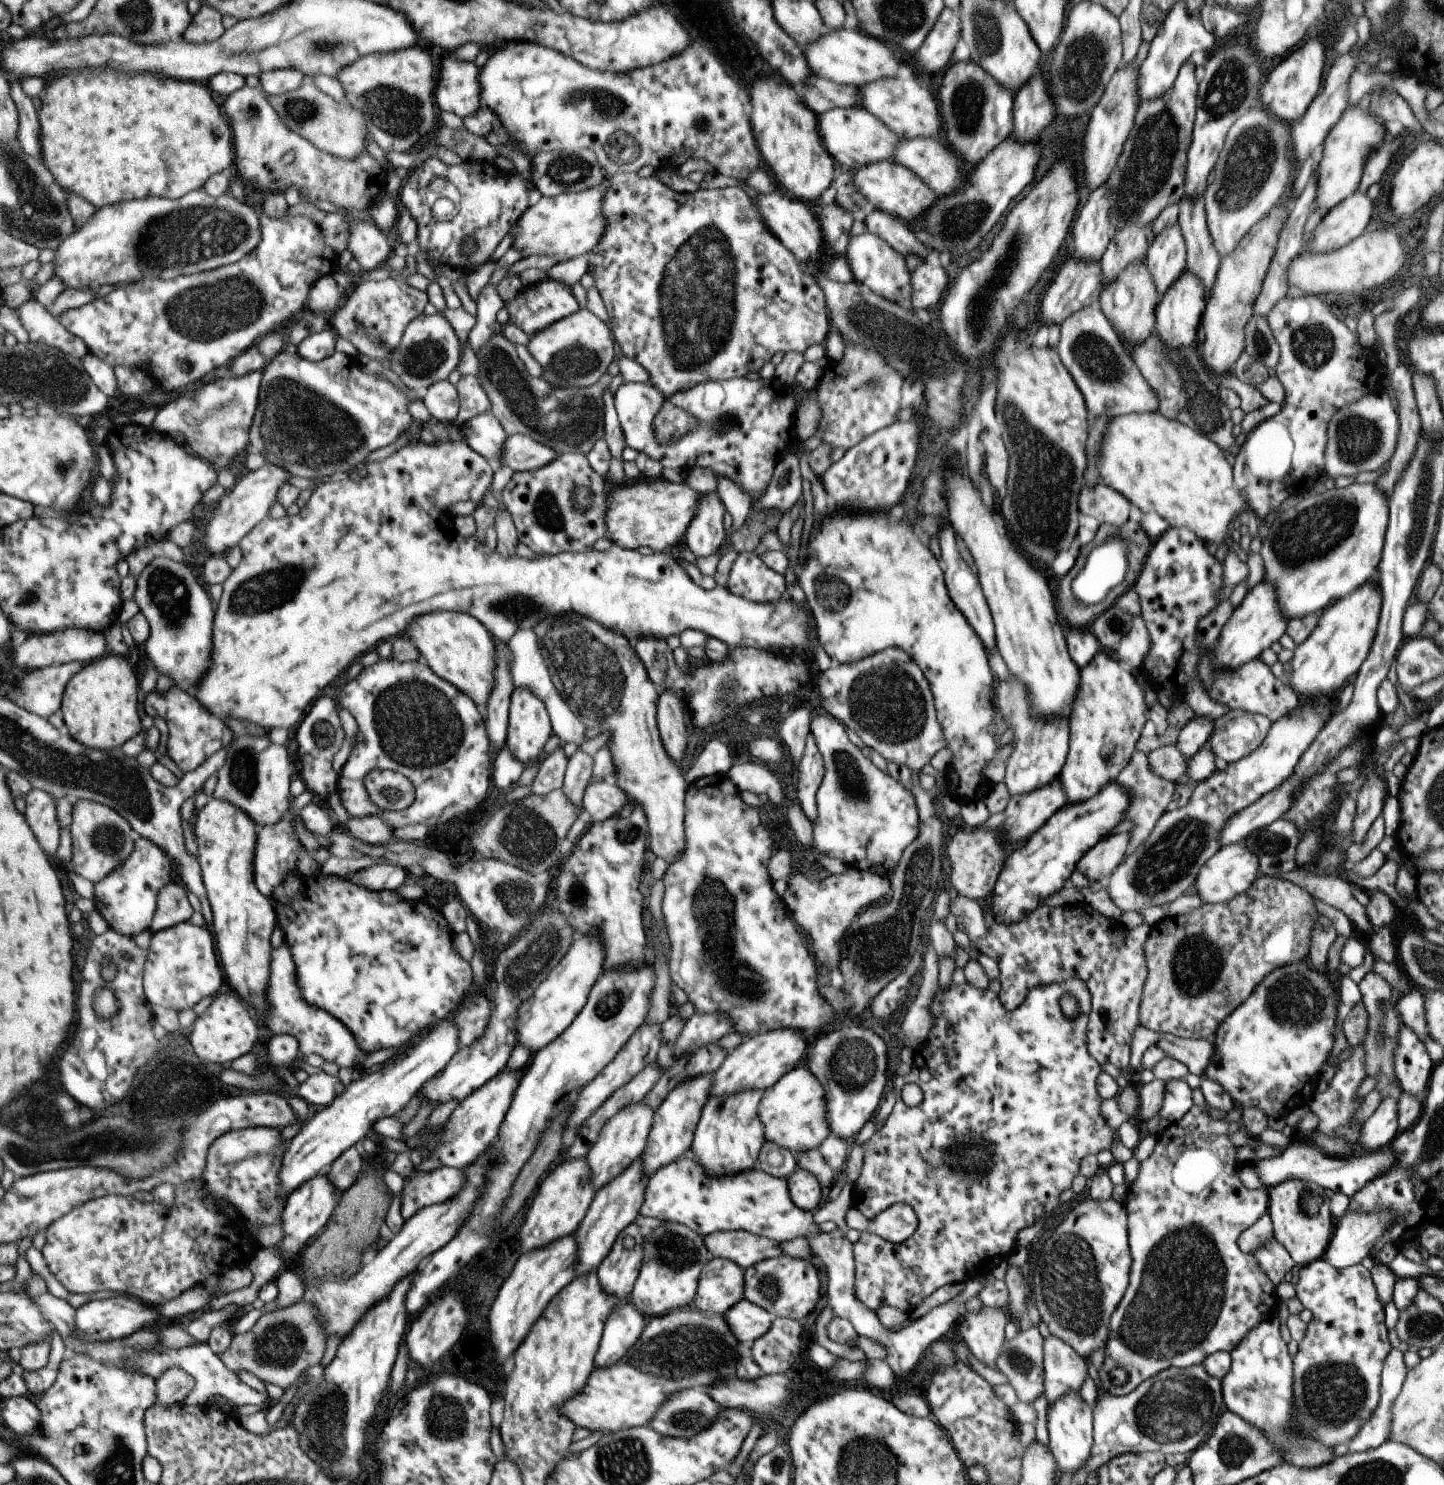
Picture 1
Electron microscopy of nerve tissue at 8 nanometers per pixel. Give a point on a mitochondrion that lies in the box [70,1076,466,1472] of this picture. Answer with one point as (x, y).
(321, 1413)

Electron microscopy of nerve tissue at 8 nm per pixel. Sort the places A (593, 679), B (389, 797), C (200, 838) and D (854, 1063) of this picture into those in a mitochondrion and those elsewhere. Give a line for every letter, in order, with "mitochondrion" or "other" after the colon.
A: mitochondrion
B: mitochondrion
C: other
D: mitochondrion

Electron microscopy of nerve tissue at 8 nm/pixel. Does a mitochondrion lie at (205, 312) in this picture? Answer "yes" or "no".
yes

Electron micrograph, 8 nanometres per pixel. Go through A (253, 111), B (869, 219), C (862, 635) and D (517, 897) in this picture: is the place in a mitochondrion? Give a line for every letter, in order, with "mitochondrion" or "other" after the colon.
A: mitochondrion
B: other
C: other
D: mitochondrion

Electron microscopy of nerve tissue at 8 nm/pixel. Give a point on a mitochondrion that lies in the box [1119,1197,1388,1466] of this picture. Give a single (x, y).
(1174, 1408)

